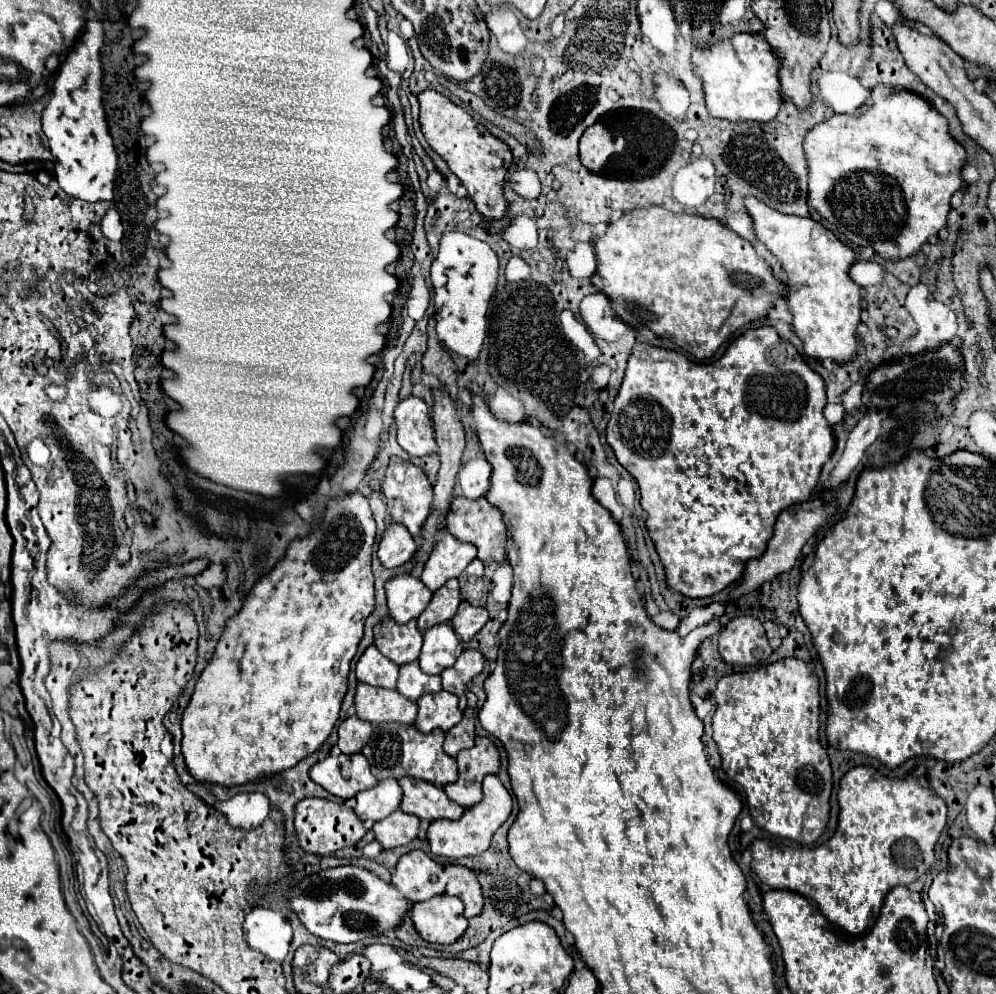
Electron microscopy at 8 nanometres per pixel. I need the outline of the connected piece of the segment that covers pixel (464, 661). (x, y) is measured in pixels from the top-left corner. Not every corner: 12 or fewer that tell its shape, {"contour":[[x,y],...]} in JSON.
{"contour":[[462,651],[442,673],[442,687],[466,707],[466,685],[484,669],[484,657]]}

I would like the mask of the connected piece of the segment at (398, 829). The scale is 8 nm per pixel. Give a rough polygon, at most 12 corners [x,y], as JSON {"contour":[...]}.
{"contour":[[400,809],[372,827],[384,849],[416,839],[420,819]]}

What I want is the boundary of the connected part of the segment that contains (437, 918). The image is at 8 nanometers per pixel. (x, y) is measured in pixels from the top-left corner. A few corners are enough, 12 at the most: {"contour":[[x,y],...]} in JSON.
{"contour":[[436,895],[414,903],[424,941],[454,943],[468,925],[462,901]]}

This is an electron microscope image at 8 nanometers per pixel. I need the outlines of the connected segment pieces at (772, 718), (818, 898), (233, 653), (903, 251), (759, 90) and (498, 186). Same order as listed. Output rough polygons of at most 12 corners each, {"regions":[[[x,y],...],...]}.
{"regions":[[[816,673],[722,677],[712,737],[754,823],[812,845],[830,759]],[[913,775],[842,777],[824,845],[750,845],[770,889],[852,935],[930,869],[946,803]],[[360,493],[226,623],[182,715],[202,785],[292,769],[374,609]],[[878,85],[804,139],[808,203],[882,259],[946,227],[966,151]],[[762,35],[694,51],[712,117],[772,121],[782,59]],[[422,91],[430,147],[480,215],[502,219],[510,147],[438,91]]]}

